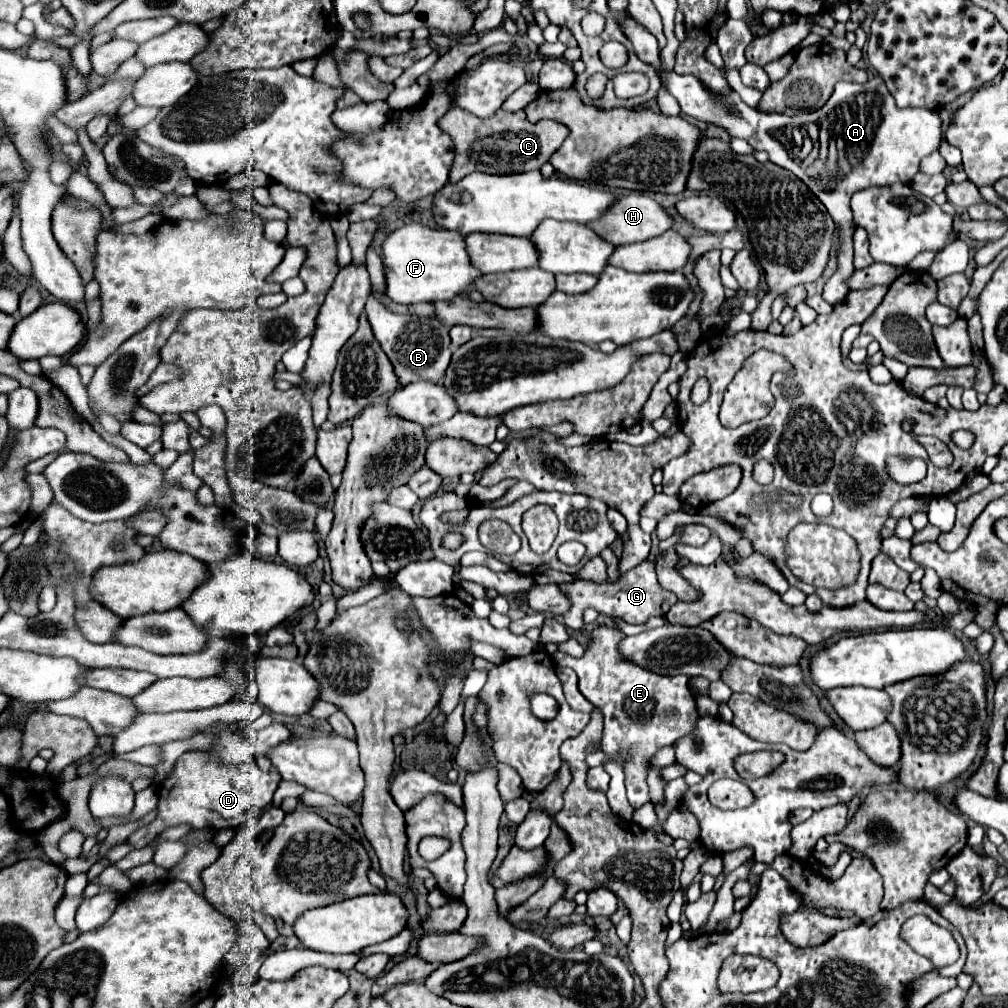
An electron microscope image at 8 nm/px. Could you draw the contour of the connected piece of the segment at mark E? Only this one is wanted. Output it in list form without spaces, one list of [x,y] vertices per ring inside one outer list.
[[[594,626],[588,634],[586,642],[586,652],[582,658],[572,658],[560,650],[552,654],[556,666],[568,666],[578,674],[580,682],[580,692],[588,702],[592,702],[600,712],[604,714],[604,732],[602,732],[602,750],[608,754],[608,758],[618,760],[622,754],[628,758],[622,762],[624,774],[626,774],[626,792],[628,792],[628,802],[632,808],[640,808],[642,804],[648,802],[648,784],[646,784],[646,774],[650,770],[648,762],[652,762],[652,754],[664,746],[674,746],[676,740],[682,736],[690,734],[696,728],[696,722],[700,718],[696,710],[696,702],[692,700],[692,692],[688,690],[688,676],[660,676],[652,674],[650,670],[644,670],[642,666],[636,666],[634,662],[628,662],[620,650],[618,644],[624,640],[624,632],[612,626]]]

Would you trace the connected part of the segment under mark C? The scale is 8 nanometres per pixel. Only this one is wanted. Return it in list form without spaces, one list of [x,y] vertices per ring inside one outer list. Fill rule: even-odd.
[[[452,108],[444,118],[440,118],[440,128],[448,132],[456,146],[456,158],[450,170],[450,182],[462,180],[472,172],[488,172],[488,174],[514,174],[542,168],[544,162],[562,146],[568,136],[568,128],[552,120],[540,120],[538,124],[530,124],[526,120],[524,110],[520,112],[504,112],[498,110],[492,118],[476,118],[474,114]]]

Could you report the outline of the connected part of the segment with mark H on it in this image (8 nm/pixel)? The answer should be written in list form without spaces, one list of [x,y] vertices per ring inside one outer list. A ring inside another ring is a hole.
[[[628,194],[628,196],[622,196],[614,206],[612,210],[608,210],[600,220],[596,222],[590,222],[588,226],[598,234],[602,236],[604,240],[620,246],[620,244],[632,244],[632,242],[640,242],[640,240],[650,240],[650,238],[656,238],[664,232],[668,232],[672,228],[674,220],[672,216],[656,202],[652,200],[650,196],[644,196],[644,194]]]

